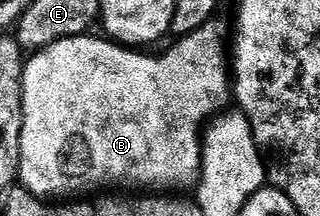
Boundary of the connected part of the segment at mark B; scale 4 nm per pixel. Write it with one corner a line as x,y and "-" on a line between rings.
213,17
208,22
203,23
194,33
189,35
181,35
175,40
176,44
165,53
160,55
144,55
148,53
141,53
139,50
123,46
118,43
109,41
107,38
99,37
95,39
91,33
83,35
75,35
69,39
58,41
54,45
45,47
44,50
35,52
24,64
24,84
22,85
22,109
24,110
24,124
22,125
22,149
20,150
20,174
18,176
19,182
22,184
24,190
28,191
37,197
49,197
48,195
68,195
64,197
76,197
79,191
96,191
92,193
100,193
103,187
149,187
149,192
152,193
188,193
199,184
200,181
200,162
202,161
202,153
204,152
204,144
202,142
202,132
205,130
206,124
215,119
217,115
229,110
230,104
233,102
234,96
232,94
232,76
230,74
230,51
226,46
226,27
219,23
219,18

